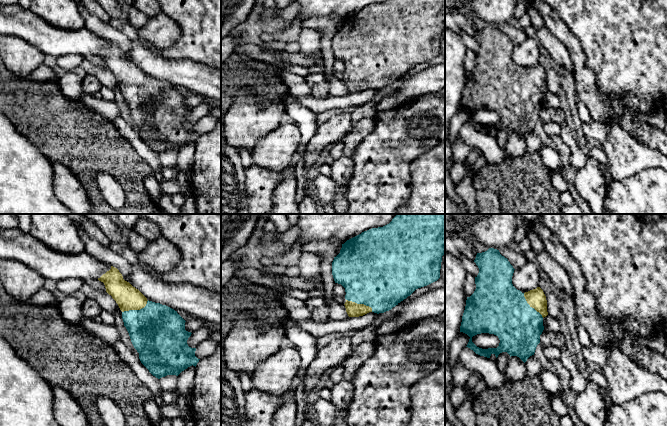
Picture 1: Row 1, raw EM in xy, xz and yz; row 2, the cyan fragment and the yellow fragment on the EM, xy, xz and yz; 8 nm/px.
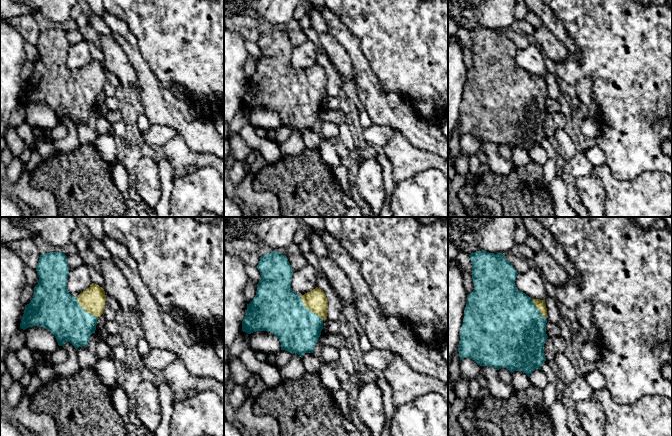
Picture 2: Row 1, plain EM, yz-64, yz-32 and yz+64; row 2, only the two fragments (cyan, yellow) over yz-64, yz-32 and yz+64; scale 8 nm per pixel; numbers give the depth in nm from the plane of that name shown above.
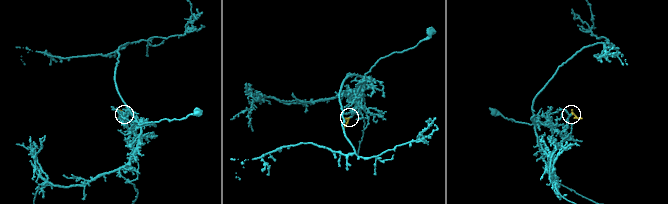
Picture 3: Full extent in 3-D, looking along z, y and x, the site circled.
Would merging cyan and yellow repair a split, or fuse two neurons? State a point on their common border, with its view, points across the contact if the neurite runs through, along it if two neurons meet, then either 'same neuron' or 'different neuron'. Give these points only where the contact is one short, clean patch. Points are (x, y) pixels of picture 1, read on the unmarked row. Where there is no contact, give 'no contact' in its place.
xy (136, 86) | across xy (157, 108), (136, 86), (127, 73) | same neuron

